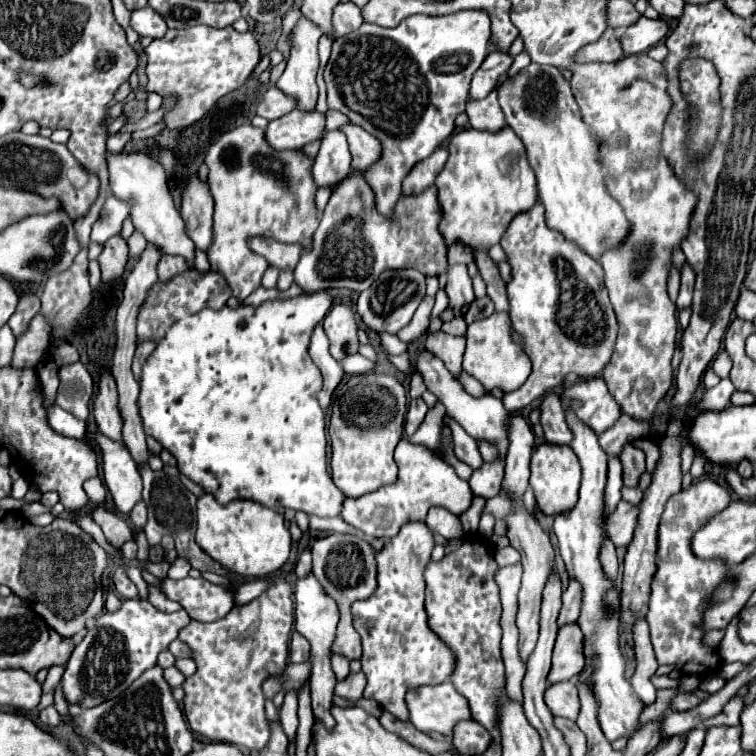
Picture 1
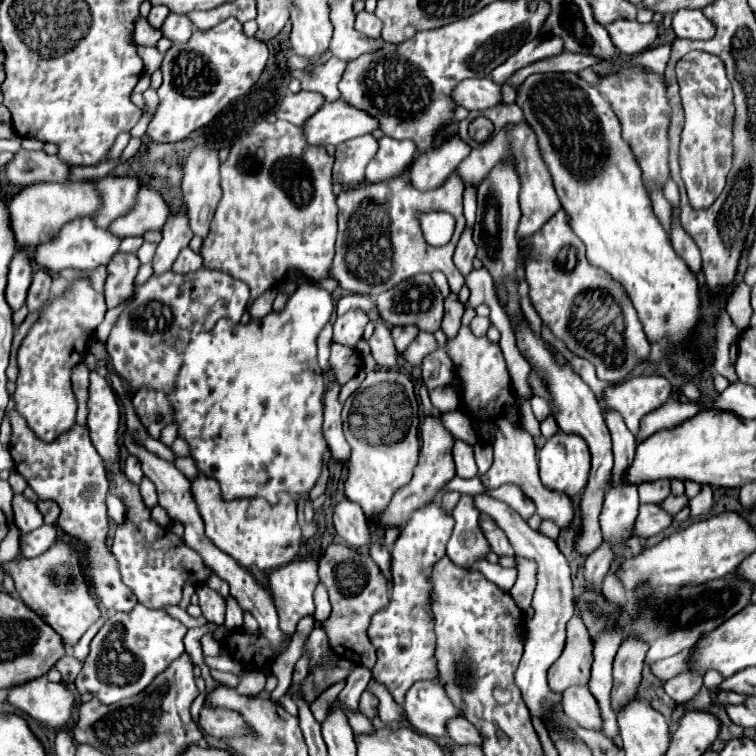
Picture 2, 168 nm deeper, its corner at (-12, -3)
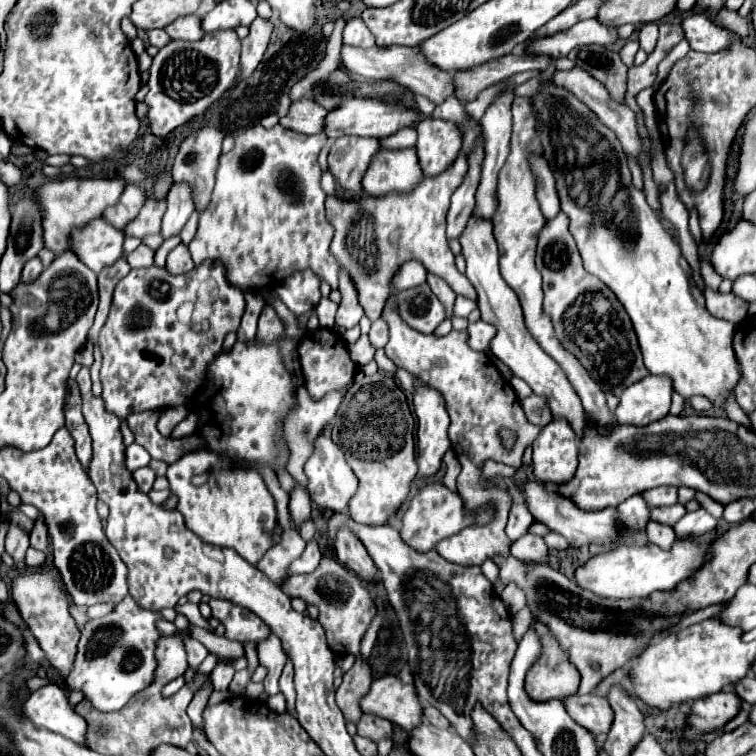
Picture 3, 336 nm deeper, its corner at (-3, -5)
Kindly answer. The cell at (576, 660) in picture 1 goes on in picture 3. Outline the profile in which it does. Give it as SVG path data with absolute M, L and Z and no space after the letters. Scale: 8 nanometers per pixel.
M539 625L537 629L541 631L541 655L525 675L525 693L533 701L565 701L579 689L579 671L567 661L567 653L555 645L547 627Z

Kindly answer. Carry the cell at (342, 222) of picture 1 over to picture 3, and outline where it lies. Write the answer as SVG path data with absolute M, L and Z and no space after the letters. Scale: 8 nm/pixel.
M459 155L447 171L435 177L425 177L423 185L419 185L415 193L407 193L407 197L365 197L357 201L327 197L327 219L335 227L331 253L355 281L359 301L371 321L381 317L391 277L395 275L395 269L399 269L401 261L407 259L419 259L427 271L443 277L457 295L477 301L475 287L455 267L455 255L451 253L446 238L449 199L461 185L465 173L467 159L465 155Z

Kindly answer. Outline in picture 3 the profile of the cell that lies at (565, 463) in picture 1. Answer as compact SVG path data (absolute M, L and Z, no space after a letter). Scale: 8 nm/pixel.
M557 417L545 425L533 441L533 475L537 481L563 483L577 469L577 435L571 425Z

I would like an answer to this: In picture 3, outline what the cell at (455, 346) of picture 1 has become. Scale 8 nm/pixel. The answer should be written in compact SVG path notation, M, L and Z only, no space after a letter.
M427 271L427 285L443 301L443 305L447 305L447 317L451 319L451 311L453 311L453 303L455 303L455 291L441 277L437 277L429 271Z

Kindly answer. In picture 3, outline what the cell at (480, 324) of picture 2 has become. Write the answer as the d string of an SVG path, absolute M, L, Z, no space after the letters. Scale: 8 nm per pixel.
M477 321L469 325L469 345L475 351L487 351L493 337L495 337L493 325L487 325L485 321Z

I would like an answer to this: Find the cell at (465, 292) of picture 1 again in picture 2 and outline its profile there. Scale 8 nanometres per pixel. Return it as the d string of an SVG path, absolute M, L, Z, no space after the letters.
M466 229L458 241L456 253L454 253L454 265L458 267L458 271L466 277L472 271L472 259L476 257L476 245L472 241L472 231Z

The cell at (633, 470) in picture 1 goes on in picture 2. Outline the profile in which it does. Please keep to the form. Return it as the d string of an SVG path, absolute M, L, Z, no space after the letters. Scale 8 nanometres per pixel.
M668 479L644 481L638 485L638 491L640 491L640 503L660 503L670 495L670 481Z

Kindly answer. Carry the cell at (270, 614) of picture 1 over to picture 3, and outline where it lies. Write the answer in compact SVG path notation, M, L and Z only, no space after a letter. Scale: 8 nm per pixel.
M311 539L311 541L307 543L303 555L291 563L291 575L293 575L293 573L313 573L313 571L317 569L317 565L319 565L321 557L323 557L323 555L321 555L321 549L319 549L317 541Z

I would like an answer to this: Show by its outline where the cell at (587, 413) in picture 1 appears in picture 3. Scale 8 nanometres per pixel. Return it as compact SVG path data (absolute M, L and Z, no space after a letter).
M649 375L643 381L627 387L621 395L615 419L621 425L649 425L669 413L673 395L671 377Z

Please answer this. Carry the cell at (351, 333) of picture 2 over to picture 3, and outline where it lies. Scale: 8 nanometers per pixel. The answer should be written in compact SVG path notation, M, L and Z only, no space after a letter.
M339 269L339 291L341 291L341 303L337 309L335 323L345 329L351 329L363 317L363 307L359 305L355 283L351 281L351 277L343 269Z

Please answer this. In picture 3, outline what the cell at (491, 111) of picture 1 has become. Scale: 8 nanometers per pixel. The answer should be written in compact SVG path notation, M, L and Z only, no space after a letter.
M387 45L387 47L371 47L371 49L355 49L355 47L343 47L341 49L341 59L347 71L359 79L359 81L379 81L379 79L389 79L395 81L413 93L429 97L435 105L443 103L449 95L453 95L453 83L451 83L451 73L439 69L437 65L429 63L419 47L401 47L401 45Z

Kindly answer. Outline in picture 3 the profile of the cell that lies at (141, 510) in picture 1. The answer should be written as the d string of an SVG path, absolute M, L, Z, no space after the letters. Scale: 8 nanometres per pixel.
M141 467L141 469L133 471L133 477L135 477L135 481L143 493L151 491L153 481L155 481L155 471L151 467Z

